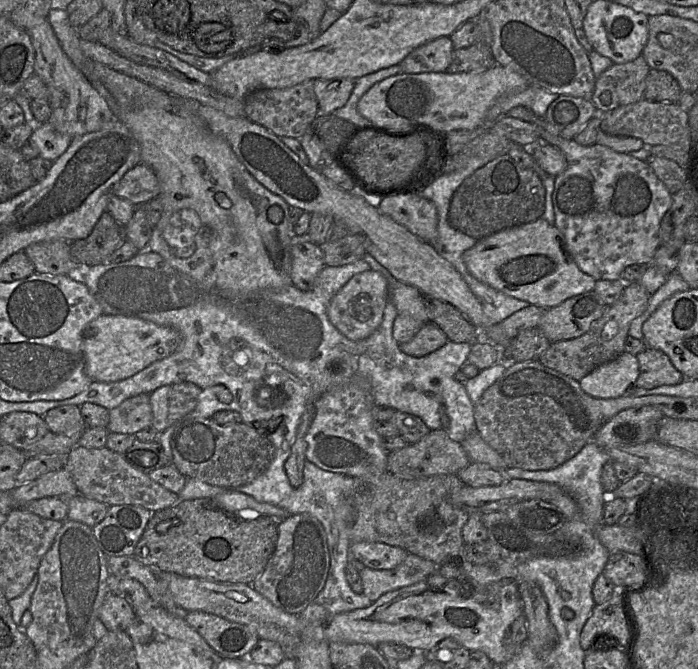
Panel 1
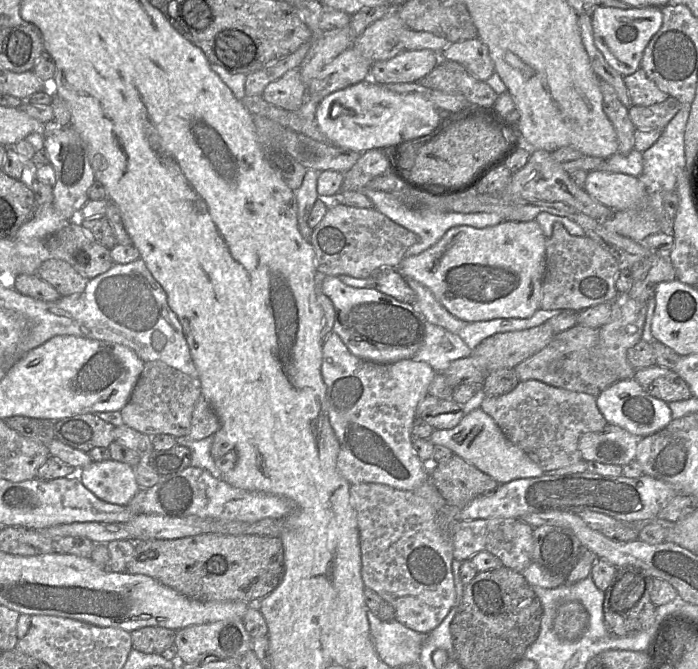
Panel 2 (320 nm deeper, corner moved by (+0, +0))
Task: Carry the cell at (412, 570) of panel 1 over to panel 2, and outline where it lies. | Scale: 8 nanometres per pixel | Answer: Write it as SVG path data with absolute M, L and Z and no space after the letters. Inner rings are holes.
M427 480L419 488L411 491L404 491L392 488L383 484L376 483L358 483L350 485L350 502L357 514L357 523L359 529L359 540L361 550L361 576L366 588L376 592L381 598L393 606L395 610L395 620L406 627L419 632L421 634L429 634L435 629L449 613L455 600L455 587L452 573L453 556L453 538L454 538L454 522L452 518L448 518L443 512L442 507L447 503L440 494L432 481Z

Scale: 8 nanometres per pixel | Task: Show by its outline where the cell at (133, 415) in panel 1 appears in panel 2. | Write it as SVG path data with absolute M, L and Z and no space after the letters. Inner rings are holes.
M161 361L146 362L129 401L120 410L124 424L149 436L169 434L187 436L192 413L202 396L197 378L193 378Z

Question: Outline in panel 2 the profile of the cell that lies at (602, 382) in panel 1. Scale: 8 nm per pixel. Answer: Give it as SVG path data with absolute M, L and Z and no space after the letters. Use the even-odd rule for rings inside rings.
M633 378L617 381L604 389L596 397L596 403L608 424L617 425L639 437L663 429L673 419L668 404L646 393Z

